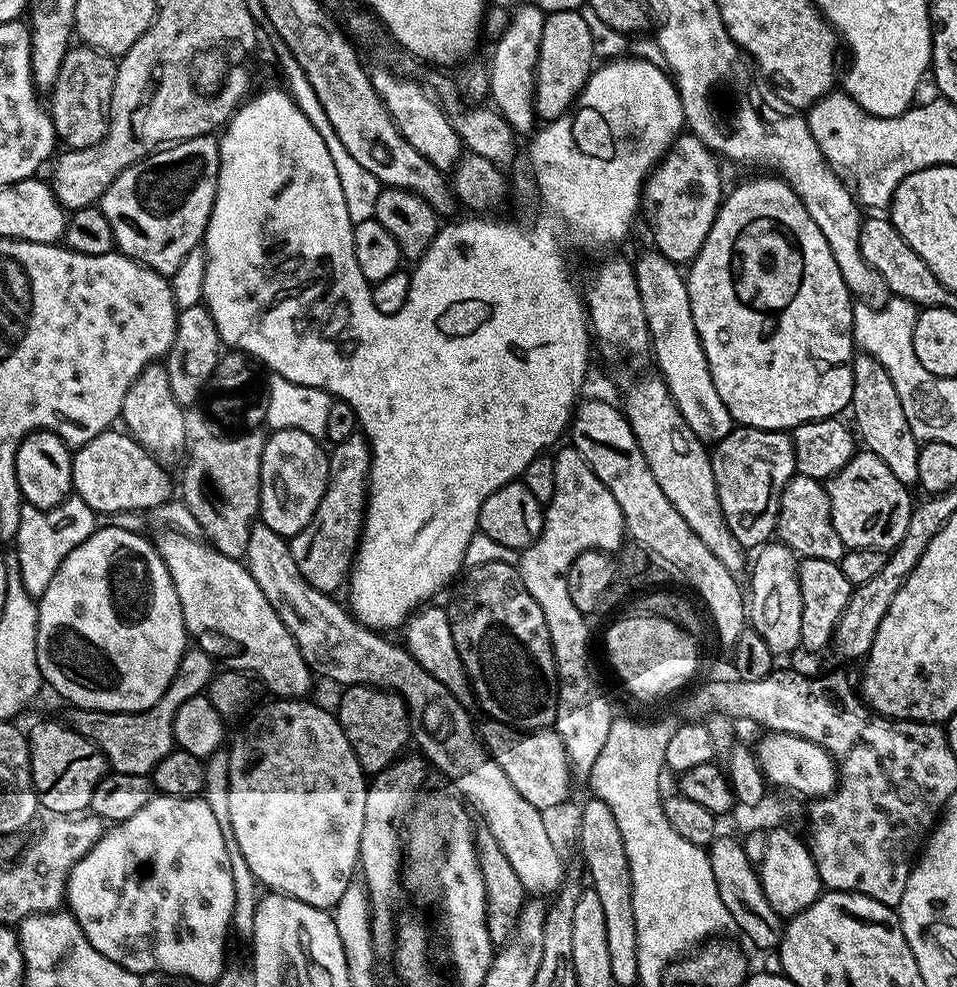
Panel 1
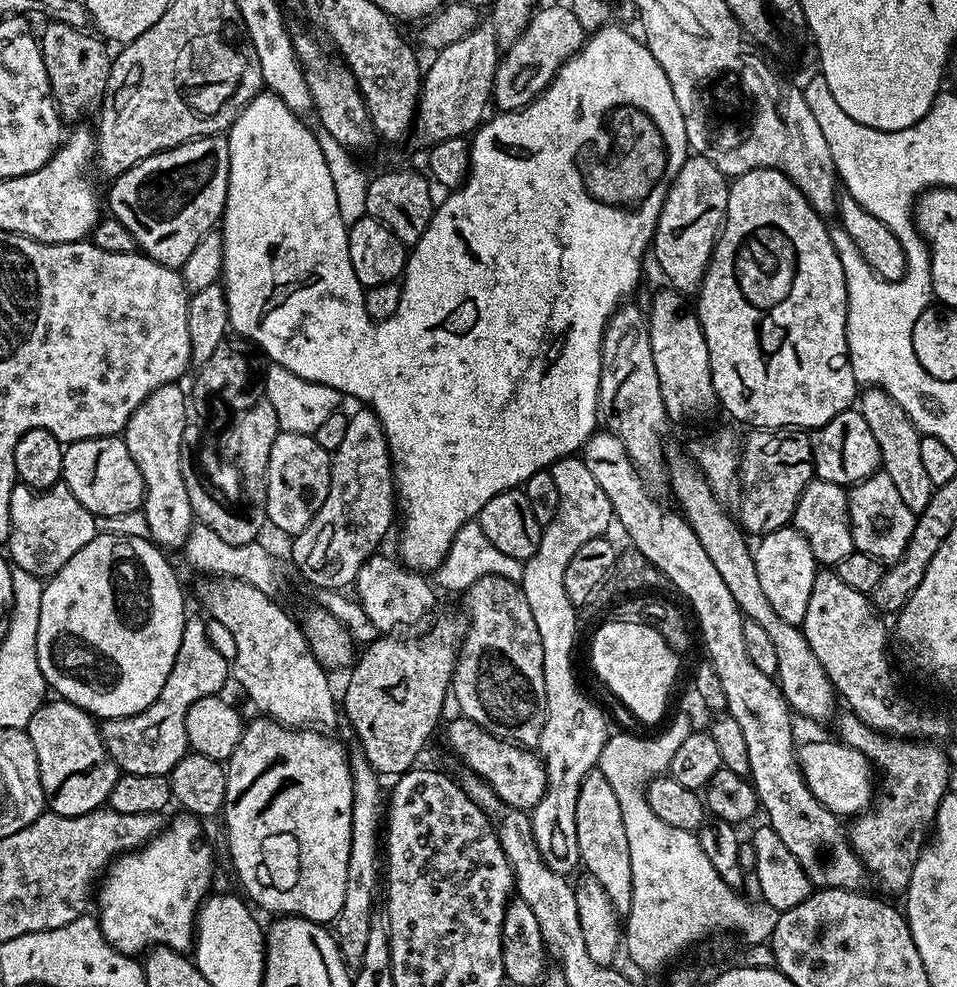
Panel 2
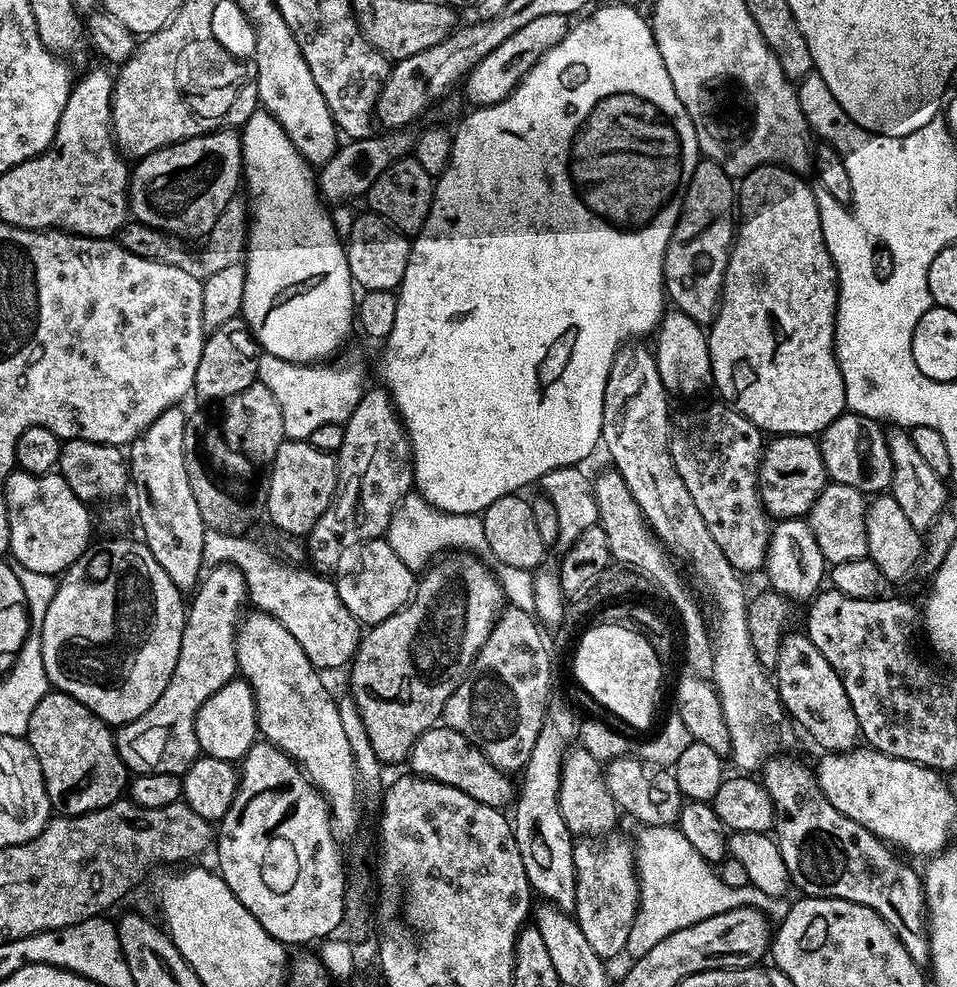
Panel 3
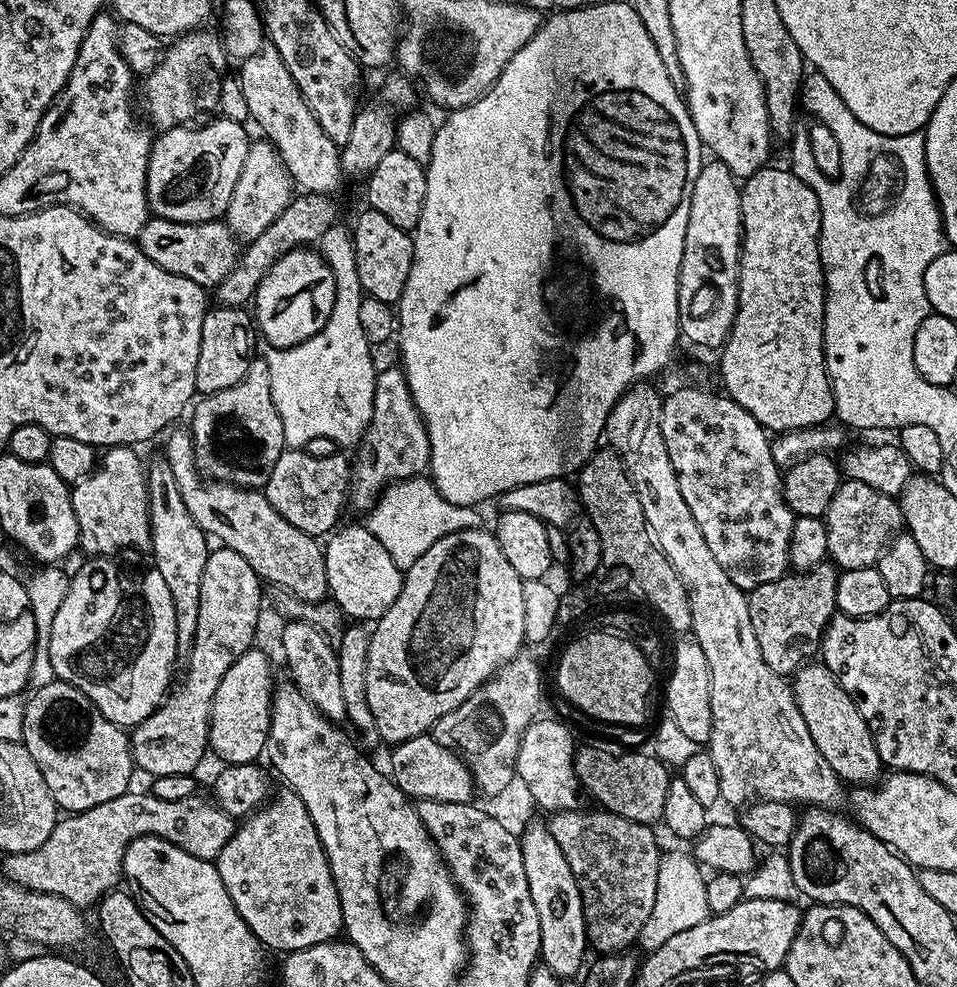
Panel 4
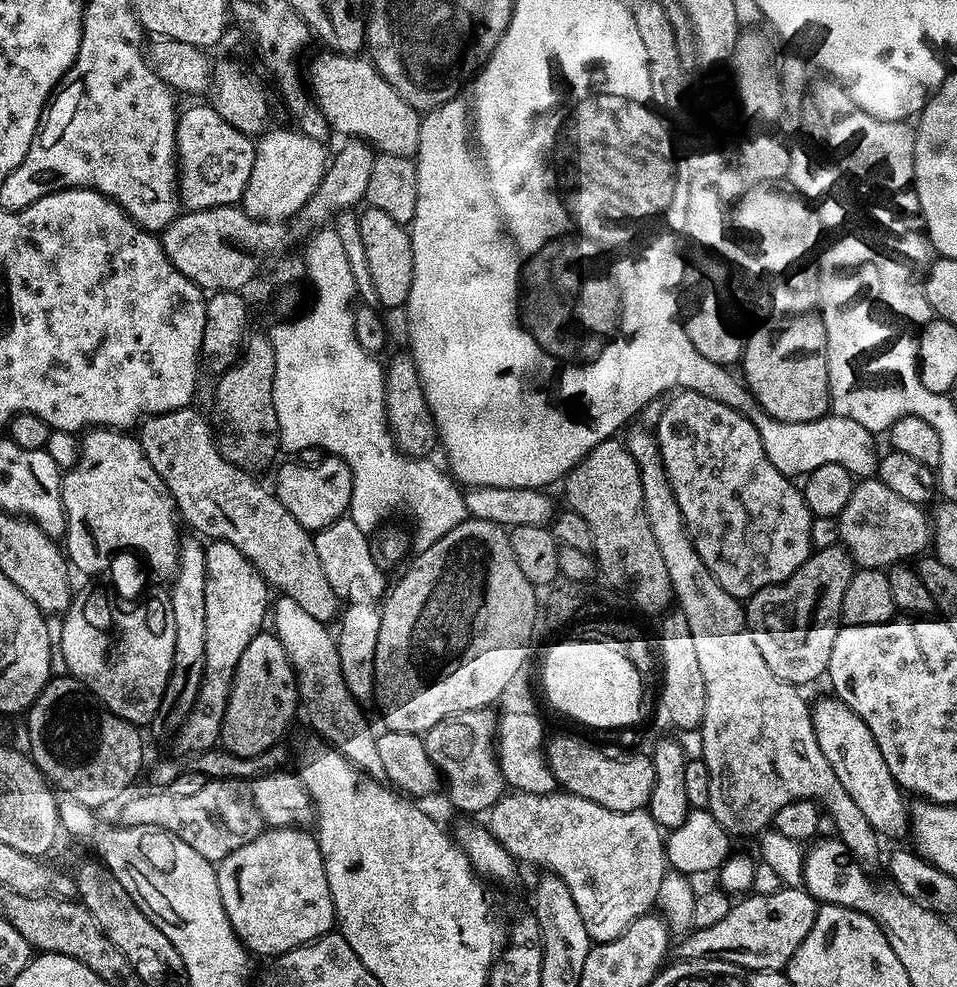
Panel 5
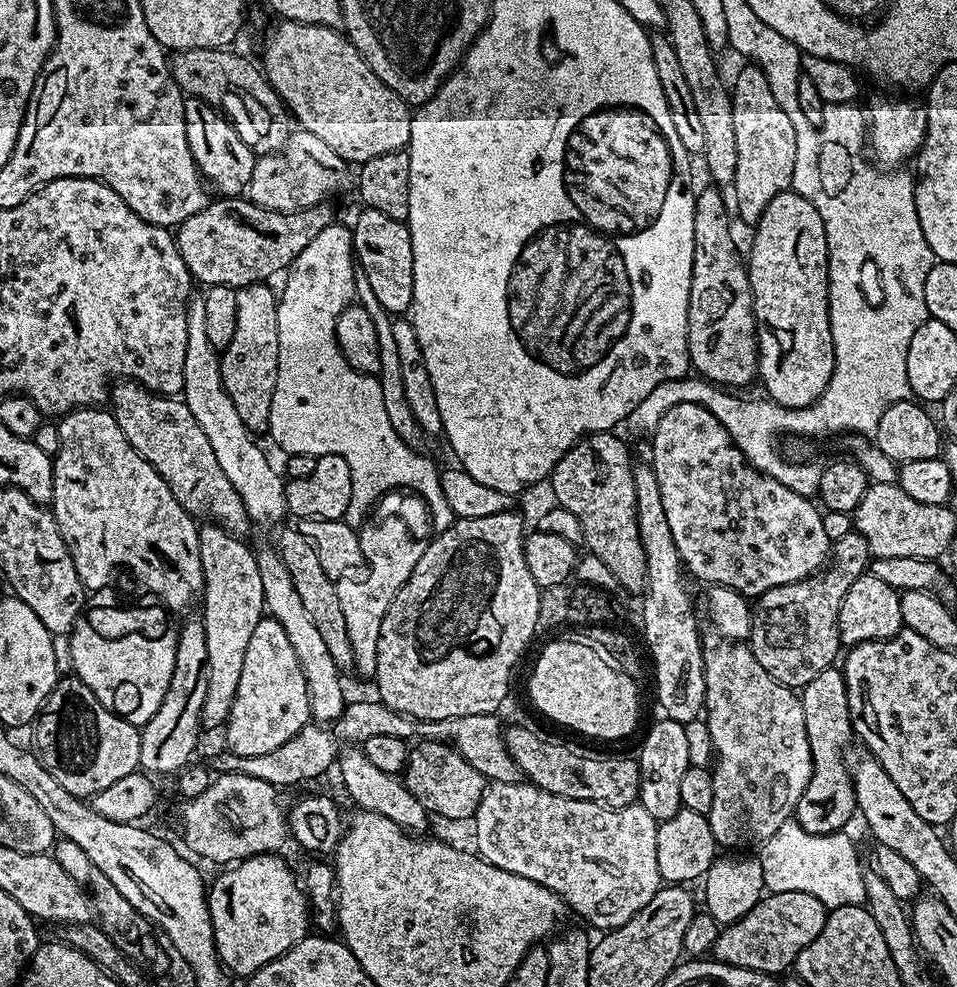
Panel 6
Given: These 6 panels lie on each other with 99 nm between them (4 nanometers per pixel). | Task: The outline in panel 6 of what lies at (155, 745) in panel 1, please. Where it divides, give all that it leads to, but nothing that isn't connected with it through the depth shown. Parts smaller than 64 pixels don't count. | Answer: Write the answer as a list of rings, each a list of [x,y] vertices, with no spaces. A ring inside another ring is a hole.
[[[204,522],[199,525],[200,529],[200,557],[202,558],[202,570],[204,571],[204,591],[202,593],[202,604],[204,600],[204,612],[202,611],[202,619],[204,621],[204,629],[206,630],[206,654],[208,655],[208,681],[206,682],[206,702],[202,704],[201,725],[205,729],[220,728],[223,729],[228,721],[230,710],[234,706],[234,698],[238,690],[238,682],[242,679],[242,661],[246,658],[246,650],[250,643],[250,637],[254,635],[254,629],[257,628],[258,622],[265,619],[266,609],[264,607],[264,595],[262,594],[262,577],[258,574],[258,562],[256,561],[256,552],[248,549],[243,544],[241,537],[236,534],[230,534],[225,528],[220,527],[215,522]]]

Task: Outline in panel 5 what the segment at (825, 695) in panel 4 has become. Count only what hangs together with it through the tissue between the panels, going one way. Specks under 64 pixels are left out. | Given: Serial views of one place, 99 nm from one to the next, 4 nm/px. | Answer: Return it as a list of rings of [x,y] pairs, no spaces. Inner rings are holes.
[[[827,694],[817,704],[811,705],[812,725],[818,738],[818,746],[830,762],[830,770],[842,782],[842,790],[854,798],[858,810],[862,810],[866,822],[874,826],[881,837],[905,836],[910,832],[910,808],[904,799],[905,793],[900,784],[890,774],[890,766],[886,766],[886,758],[882,758],[882,750],[878,750],[878,742],[874,742],[874,734],[870,734],[870,726],[850,710],[835,695]]]

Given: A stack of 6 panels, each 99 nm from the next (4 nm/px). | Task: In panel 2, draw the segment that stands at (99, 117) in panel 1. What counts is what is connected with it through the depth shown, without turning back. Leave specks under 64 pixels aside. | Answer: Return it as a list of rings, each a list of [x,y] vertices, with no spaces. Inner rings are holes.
[[[55,22],[47,26],[49,28],[38,36],[38,50],[42,54],[46,74],[52,83],[52,97],[56,100],[56,108],[65,121],[83,121],[80,119],[87,112],[95,113],[104,99],[114,59],[113,53],[108,53],[109,45],[99,35],[91,36],[91,31]]]

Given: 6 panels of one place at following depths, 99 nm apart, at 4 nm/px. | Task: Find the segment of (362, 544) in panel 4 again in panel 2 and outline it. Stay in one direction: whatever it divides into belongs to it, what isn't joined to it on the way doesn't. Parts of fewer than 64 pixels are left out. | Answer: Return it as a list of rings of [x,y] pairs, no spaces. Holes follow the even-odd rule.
[[[373,554],[368,557],[368,561],[362,566],[362,570],[358,570],[356,582],[354,585],[355,595],[358,597],[359,604],[366,612],[370,621],[374,622],[382,634],[392,634],[403,624],[416,624],[432,607],[436,604],[437,589],[431,583],[427,584],[425,577],[415,570],[409,570],[404,567],[397,559],[391,560],[388,556],[380,556],[381,554]]]

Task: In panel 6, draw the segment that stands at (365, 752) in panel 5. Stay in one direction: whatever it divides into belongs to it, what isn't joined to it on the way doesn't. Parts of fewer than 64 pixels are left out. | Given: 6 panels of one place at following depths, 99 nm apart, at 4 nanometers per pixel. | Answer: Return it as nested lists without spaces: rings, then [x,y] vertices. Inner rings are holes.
[[[275,547],[259,549],[256,552],[258,574],[262,577],[262,594],[267,615],[286,630],[290,638],[290,646],[294,646],[294,654],[298,654],[298,662],[302,666],[302,674],[306,678],[306,690],[310,698],[311,719],[316,722],[334,722],[344,712],[346,697],[344,684],[340,681],[342,670],[330,658],[330,650],[326,650],[324,639],[318,626],[310,619],[310,614],[302,603],[298,590],[294,590],[294,582],[290,578],[290,570],[286,570],[286,562],[282,562],[279,551]],[[345,747],[338,756],[339,768],[340,780],[344,783],[349,798],[357,804],[357,809],[382,814],[390,818],[390,822],[413,834],[423,833],[423,828],[427,826],[428,820],[430,821],[430,813],[424,809],[422,802],[418,802],[418,798],[414,798],[414,794],[410,794],[410,790],[399,775],[378,770],[378,766],[374,766],[374,762],[366,758],[363,747]]]

